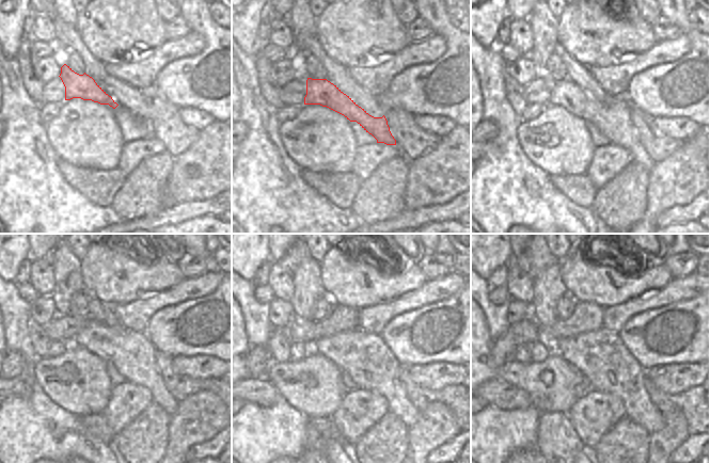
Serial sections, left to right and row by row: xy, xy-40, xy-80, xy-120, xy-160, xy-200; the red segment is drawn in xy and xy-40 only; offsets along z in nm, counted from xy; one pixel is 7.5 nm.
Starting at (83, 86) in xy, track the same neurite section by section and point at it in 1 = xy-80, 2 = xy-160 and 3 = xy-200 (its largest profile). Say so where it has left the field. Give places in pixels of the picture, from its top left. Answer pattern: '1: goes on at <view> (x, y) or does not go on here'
1: goes on at xy-80 (613, 118)
2: goes on at xy-160 (364, 356)
3: goes on at xy-200 (601, 357)

